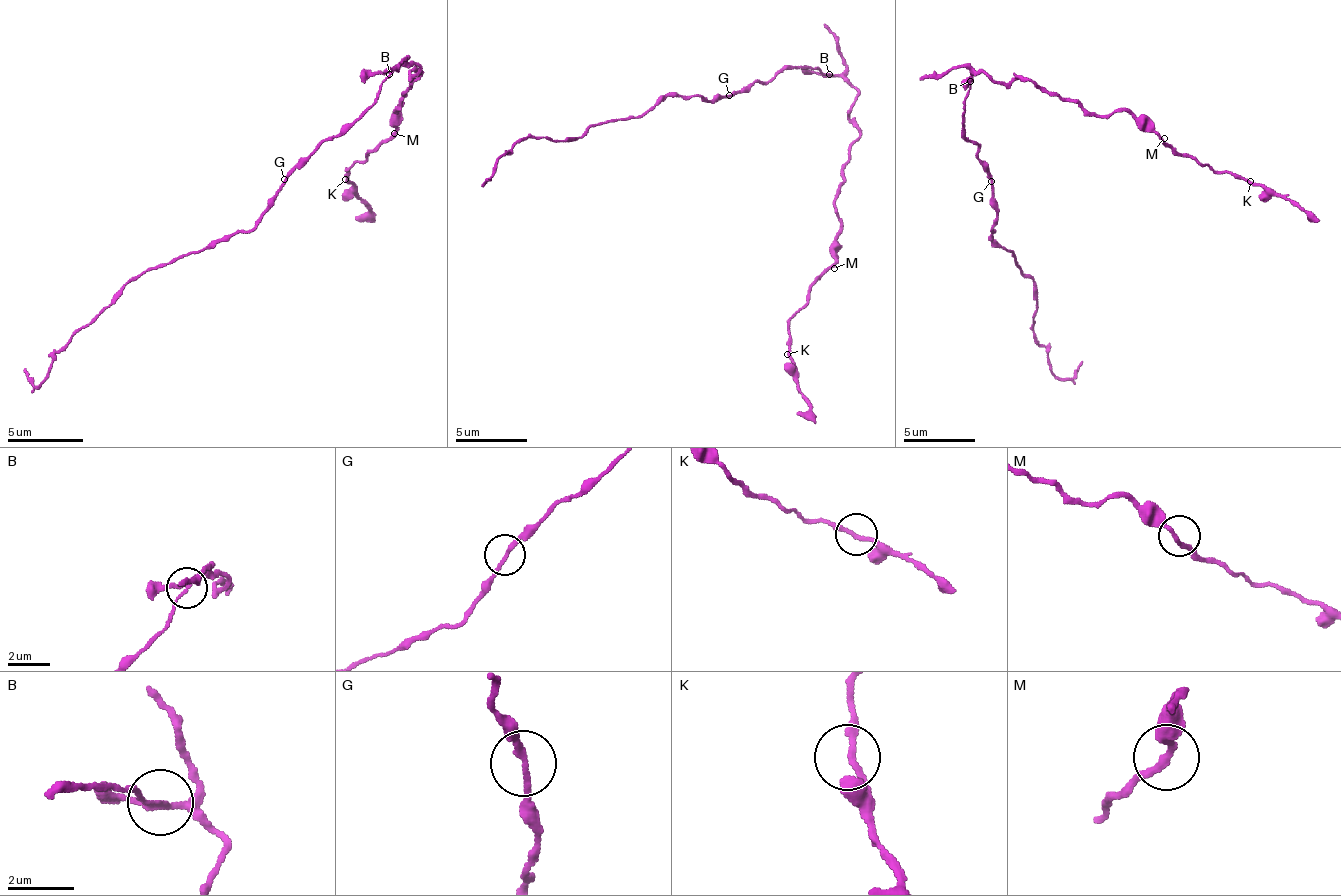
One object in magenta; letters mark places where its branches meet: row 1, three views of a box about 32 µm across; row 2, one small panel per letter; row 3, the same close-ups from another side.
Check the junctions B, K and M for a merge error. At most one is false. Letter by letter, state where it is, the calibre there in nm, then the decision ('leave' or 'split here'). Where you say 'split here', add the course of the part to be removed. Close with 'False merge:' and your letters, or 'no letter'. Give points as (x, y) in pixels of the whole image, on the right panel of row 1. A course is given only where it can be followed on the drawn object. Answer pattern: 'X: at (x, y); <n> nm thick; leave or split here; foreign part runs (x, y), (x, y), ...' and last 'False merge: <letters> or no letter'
B: at (970, 81); 150 nm thick; split here; foreign part runs (969, 80), (965, 131), (998, 214), (991, 239), (1038, 300), (1048, 369), (1070, 379), (1081, 361)
K: at (1250, 181); 190 nm thick; leave
M: at (1164, 138); 220 nm thick; leave
False merge: B

